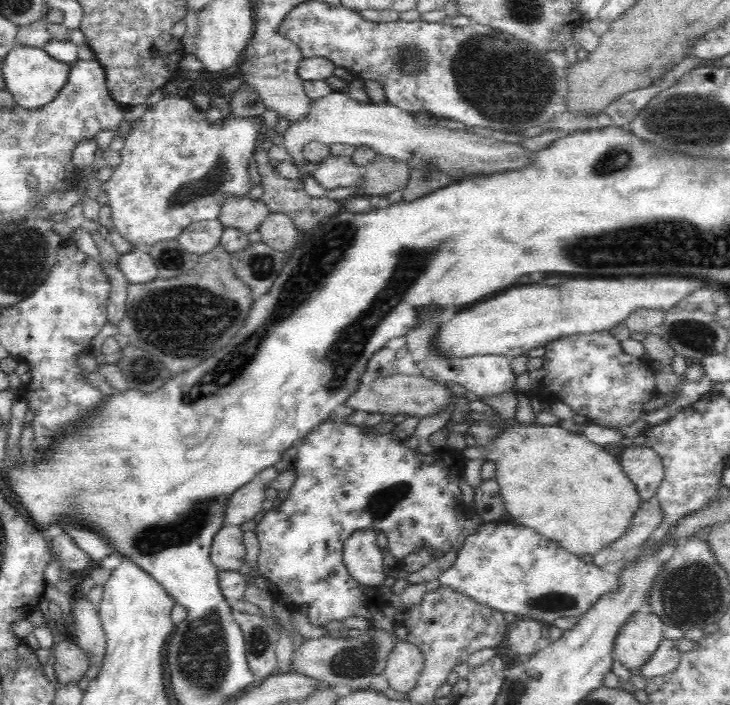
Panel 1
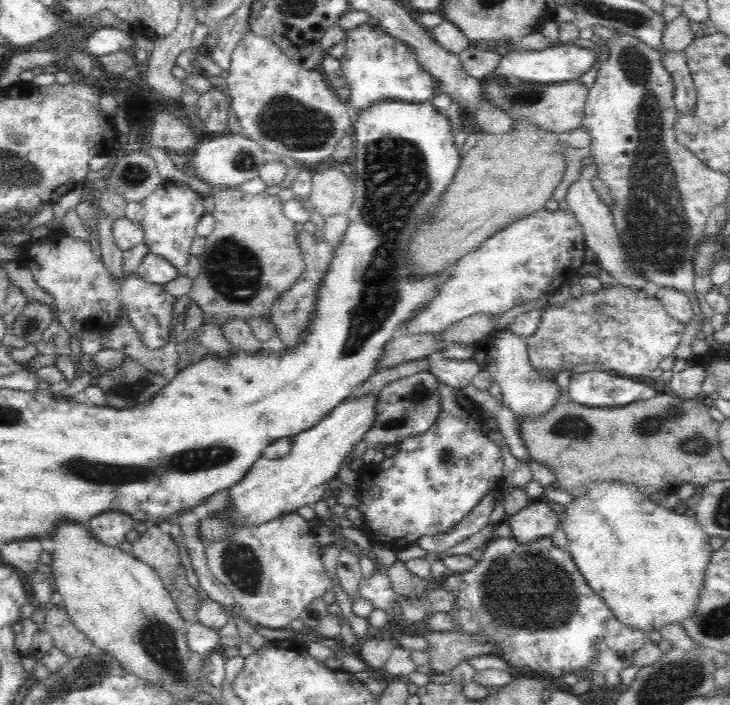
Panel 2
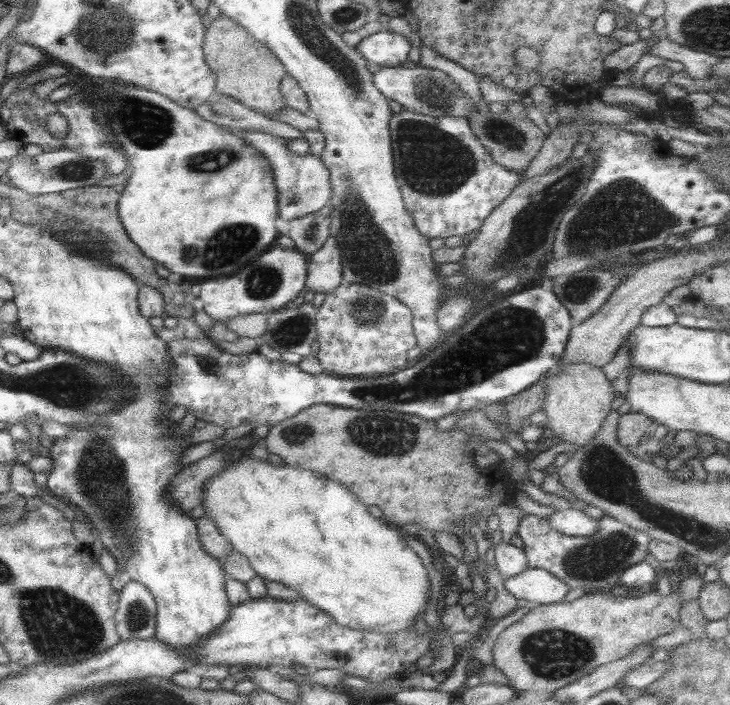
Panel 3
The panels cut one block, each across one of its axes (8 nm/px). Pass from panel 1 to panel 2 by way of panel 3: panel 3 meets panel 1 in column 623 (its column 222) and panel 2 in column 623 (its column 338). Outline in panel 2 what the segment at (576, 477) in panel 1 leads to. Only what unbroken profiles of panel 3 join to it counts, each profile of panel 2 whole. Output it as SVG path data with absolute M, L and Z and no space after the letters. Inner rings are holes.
M618 480L588 486L588 494L578 494L566 505L558 520L568 540L568 553L584 576L588 586L603 599L612 614L624 625L650 632L668 624L690 618L704 588L704 576L710 564L713 549L710 538L695 517L678 514L674 509L656 506L644 498L634 486L618 484Z

